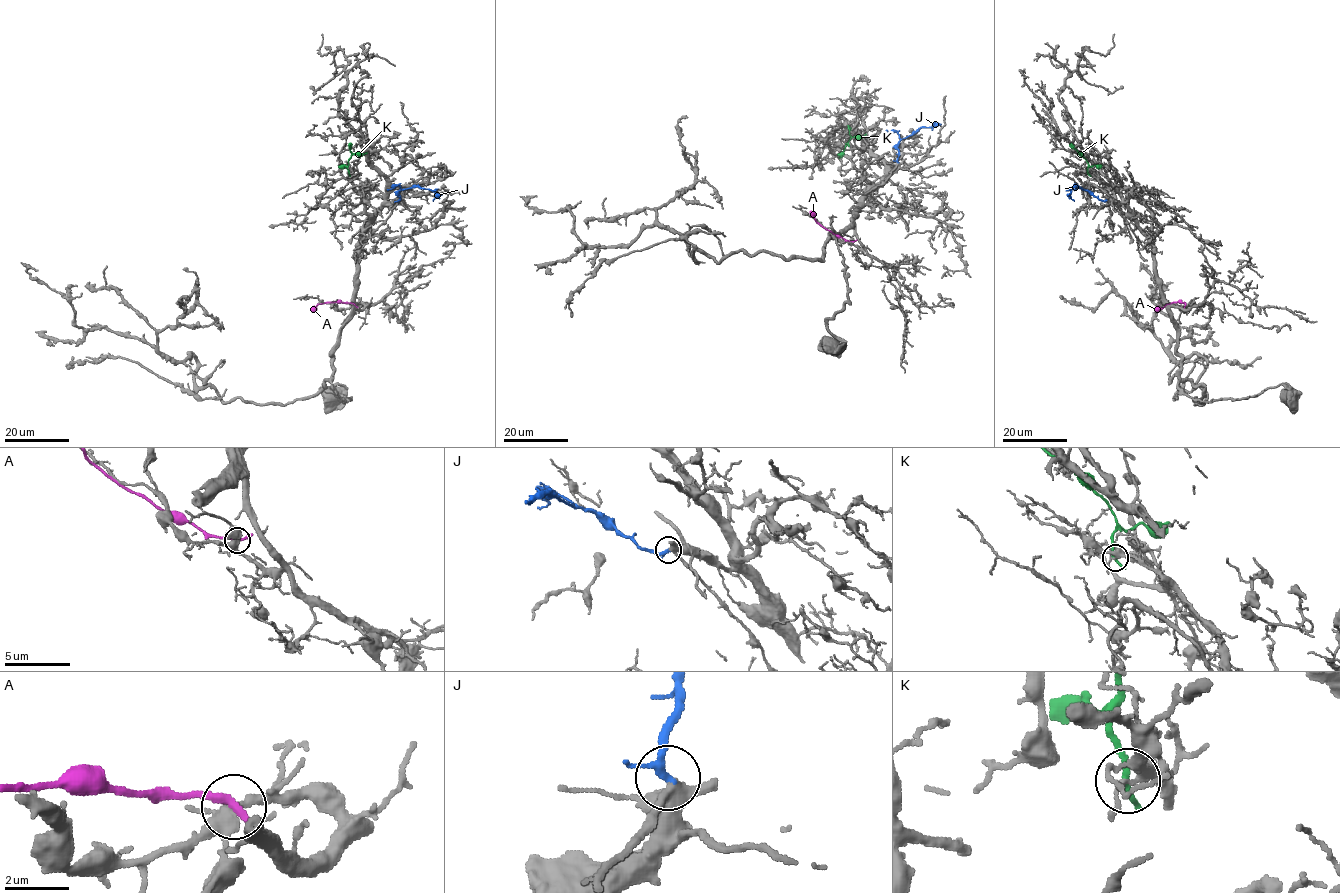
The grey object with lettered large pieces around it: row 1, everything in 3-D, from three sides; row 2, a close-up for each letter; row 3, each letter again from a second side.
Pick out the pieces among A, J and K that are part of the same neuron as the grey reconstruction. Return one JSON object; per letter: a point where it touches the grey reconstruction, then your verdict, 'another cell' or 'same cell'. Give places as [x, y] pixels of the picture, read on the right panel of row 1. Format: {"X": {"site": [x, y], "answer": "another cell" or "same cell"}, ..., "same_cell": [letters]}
{"A": {"site": [1185, 304], "answer": "another cell"}, "J": {"site": [1106, 200], "answer": "same cell"}, "K": {"site": [1088, 173], "answer": "another cell"}, "same_cell": ["J"]}

